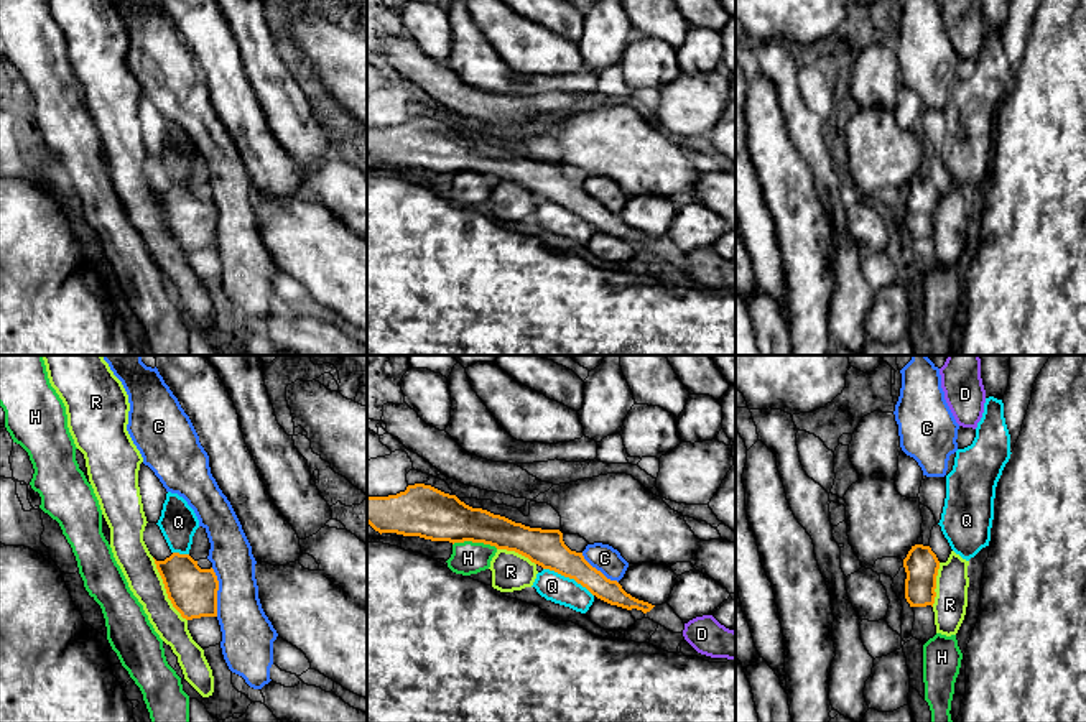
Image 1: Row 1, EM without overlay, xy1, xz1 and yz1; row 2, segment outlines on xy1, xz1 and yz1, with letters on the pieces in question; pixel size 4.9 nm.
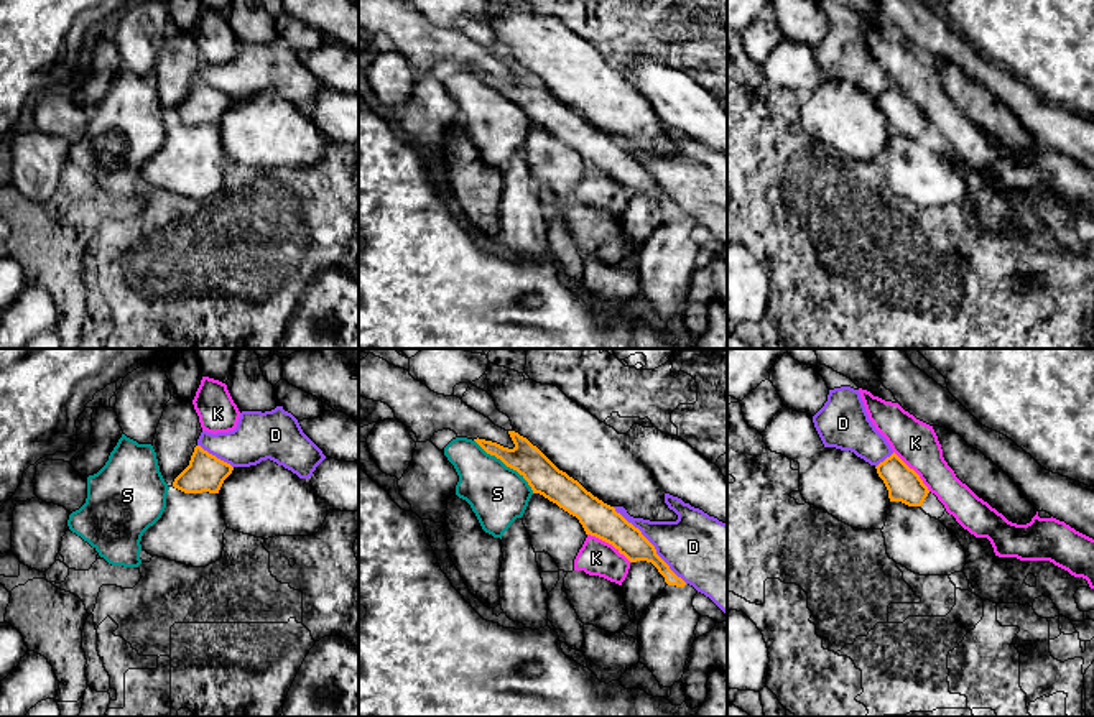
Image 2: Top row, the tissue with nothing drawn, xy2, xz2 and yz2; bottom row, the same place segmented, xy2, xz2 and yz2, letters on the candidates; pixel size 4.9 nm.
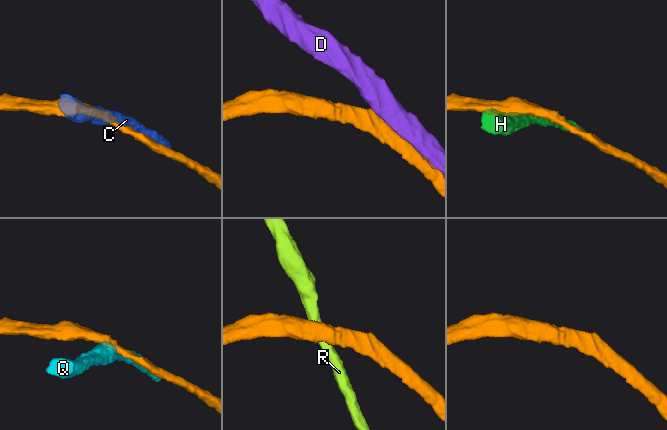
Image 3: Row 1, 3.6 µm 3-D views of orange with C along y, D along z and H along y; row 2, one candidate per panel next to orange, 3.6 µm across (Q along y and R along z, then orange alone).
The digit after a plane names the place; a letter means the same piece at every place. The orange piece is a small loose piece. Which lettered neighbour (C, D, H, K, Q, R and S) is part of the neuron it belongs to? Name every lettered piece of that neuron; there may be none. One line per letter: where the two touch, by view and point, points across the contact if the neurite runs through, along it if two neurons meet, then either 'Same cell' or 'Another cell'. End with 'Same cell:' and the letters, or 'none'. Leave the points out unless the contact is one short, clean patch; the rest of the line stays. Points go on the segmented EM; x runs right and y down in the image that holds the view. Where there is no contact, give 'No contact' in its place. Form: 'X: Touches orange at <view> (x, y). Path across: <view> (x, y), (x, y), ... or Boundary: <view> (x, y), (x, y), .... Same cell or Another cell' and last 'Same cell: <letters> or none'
C: Touches orange at xy1 (216, 592). Another cell
D: Touches orange at xz2 (652, 545). Same cell
H: Touches orange at xz1 (476, 541). Another cell
K: Touches orange at xz2 (609, 543). Another cell
Q: Touches orange at xz1 (568, 576). Boundary: xz1 (543, 568), (573, 578), (593, 596). Another cell
R: Touches orange at xy1 (165, 587). Boundary: xy1 (152, 558), (167, 597), (186, 620). Another cell
S: Touches orange at xz2 (505, 464). Another cell
Same cell: D

